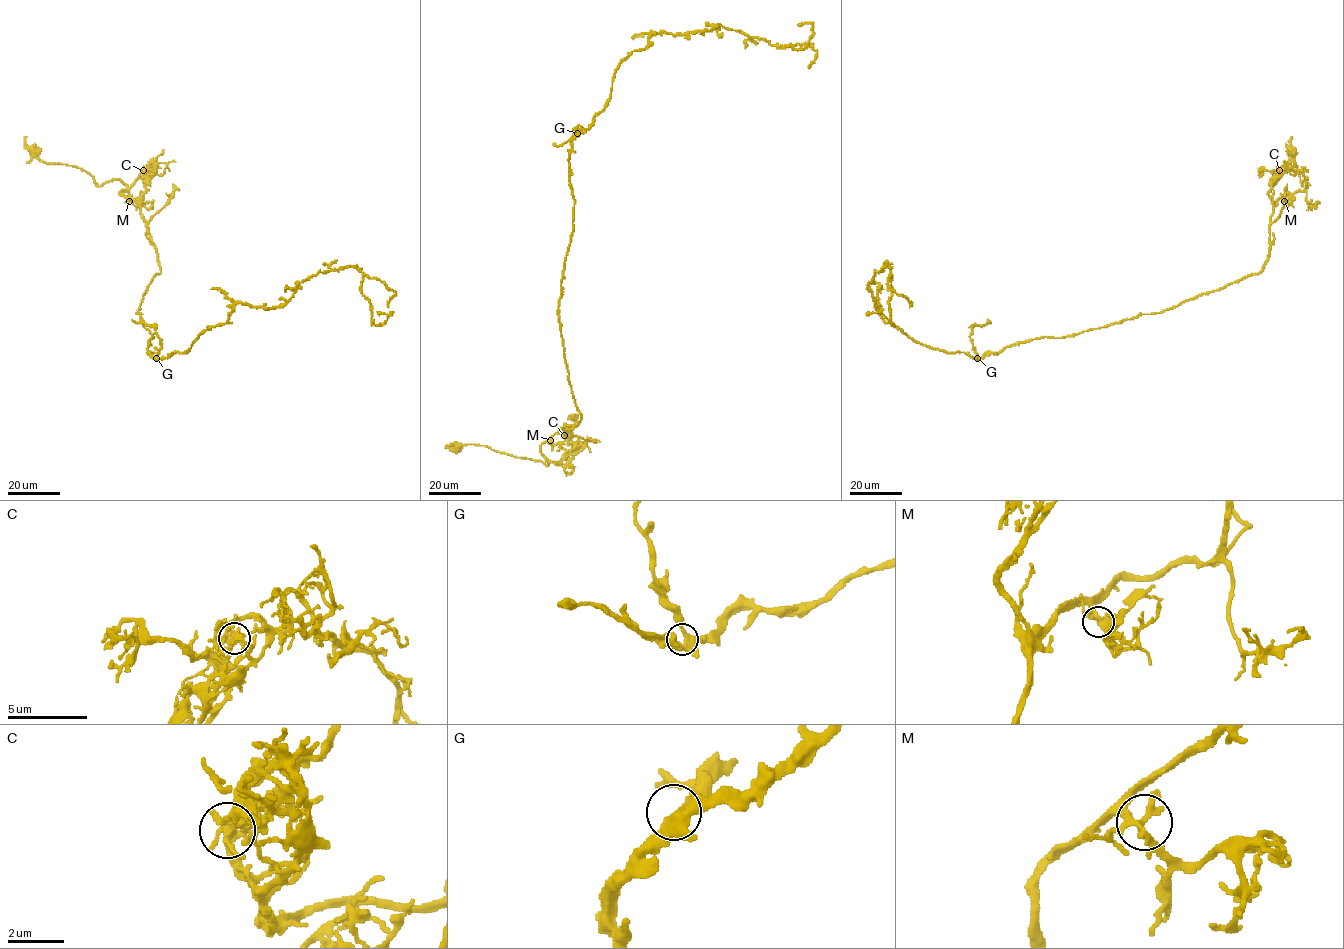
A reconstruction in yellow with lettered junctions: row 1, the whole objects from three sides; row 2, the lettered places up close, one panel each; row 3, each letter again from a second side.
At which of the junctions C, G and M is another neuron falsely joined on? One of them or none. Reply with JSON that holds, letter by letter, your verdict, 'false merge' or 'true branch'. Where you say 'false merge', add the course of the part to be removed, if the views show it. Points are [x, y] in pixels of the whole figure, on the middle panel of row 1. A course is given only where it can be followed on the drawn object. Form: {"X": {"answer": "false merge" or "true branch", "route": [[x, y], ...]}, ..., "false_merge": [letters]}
{"C": {"answer": "false merge", "route": [[564, 435], [568, 442], [588, 441], [583, 449], [573, 454], [566, 454], [565, 460]]}, "G": {"answer": "true branch"}, "M": {"answer": "true branch"}, "false_merge": ["C"]}

